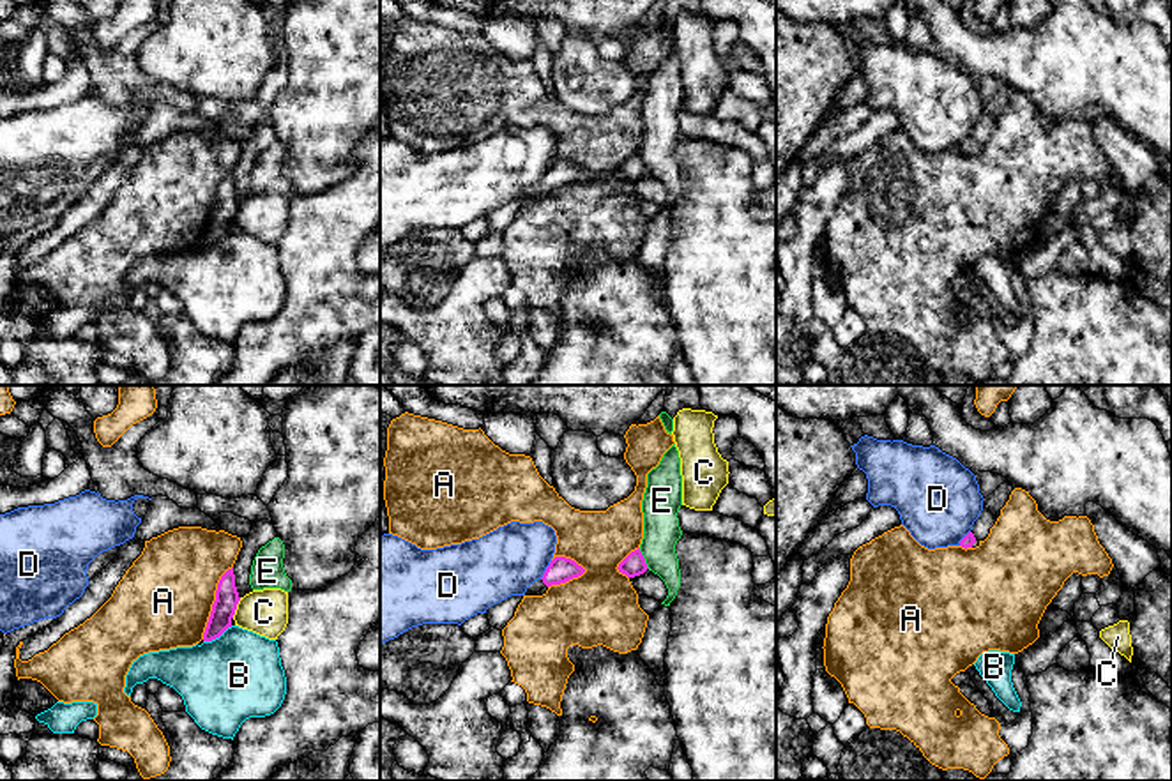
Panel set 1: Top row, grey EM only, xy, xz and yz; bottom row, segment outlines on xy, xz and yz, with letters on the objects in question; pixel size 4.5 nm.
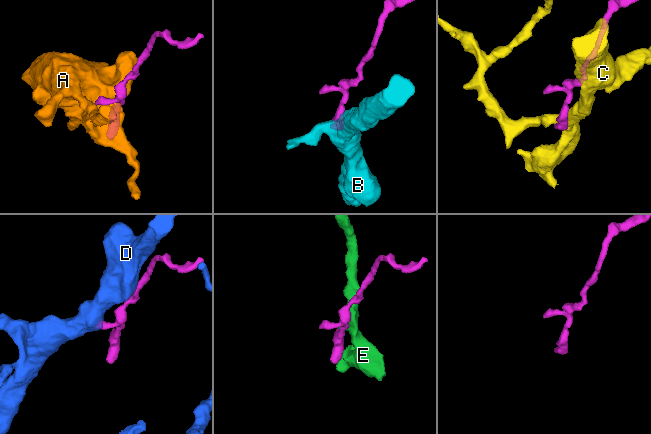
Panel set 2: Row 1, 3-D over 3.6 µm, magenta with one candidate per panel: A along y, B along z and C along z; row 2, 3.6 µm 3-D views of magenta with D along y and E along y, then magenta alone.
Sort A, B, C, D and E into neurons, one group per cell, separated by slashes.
A / B / C / D / E

